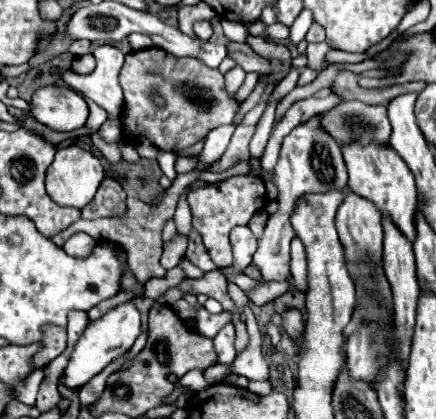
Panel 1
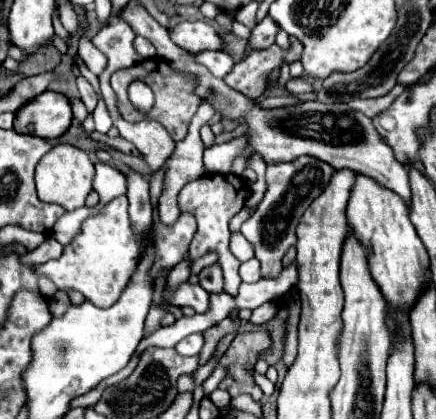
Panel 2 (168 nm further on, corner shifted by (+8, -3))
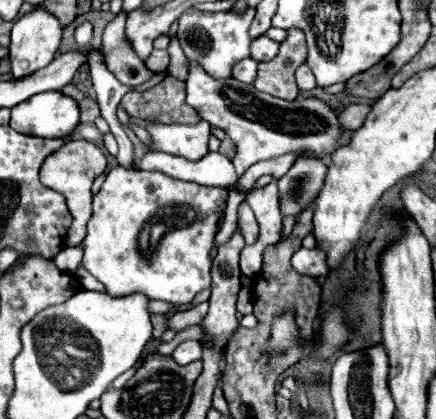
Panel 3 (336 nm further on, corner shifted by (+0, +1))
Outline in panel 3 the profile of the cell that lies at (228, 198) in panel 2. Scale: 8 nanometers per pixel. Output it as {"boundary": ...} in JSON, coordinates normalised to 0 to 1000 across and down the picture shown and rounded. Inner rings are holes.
{"boundary":[[[564,480],[546,499],[546,542],[550,542],[569,585],[578,585],[592,570],[592,527],[587,527],[587,518]]]}

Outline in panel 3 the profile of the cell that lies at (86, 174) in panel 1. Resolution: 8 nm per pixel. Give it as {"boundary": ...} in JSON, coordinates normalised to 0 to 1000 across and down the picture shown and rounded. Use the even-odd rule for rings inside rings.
{"boundary":[[[161,332],[151,337],[128,365],[119,365],[96,403],[92,403],[92,432],[101,432],[101,442],[110,442],[115,451],[128,451],[133,461],[142,461],[156,480],[156,499],[165,508],[165,537],[156,547],[151,561],[151,589],[174,589],[193,575],[197,566],[197,532],[211,513],[211,437],[225,418],[234,418],[243,403],[243,370],[239,360],[193,332]]]}

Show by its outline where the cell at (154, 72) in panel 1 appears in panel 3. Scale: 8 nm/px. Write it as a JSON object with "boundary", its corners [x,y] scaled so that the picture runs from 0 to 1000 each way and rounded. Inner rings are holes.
{"boundary":[[[394,179],[335,217],[298,212],[284,227],[280,251],[303,284],[422,298],[445,298],[459,289],[454,270],[427,246],[427,198]]]}

